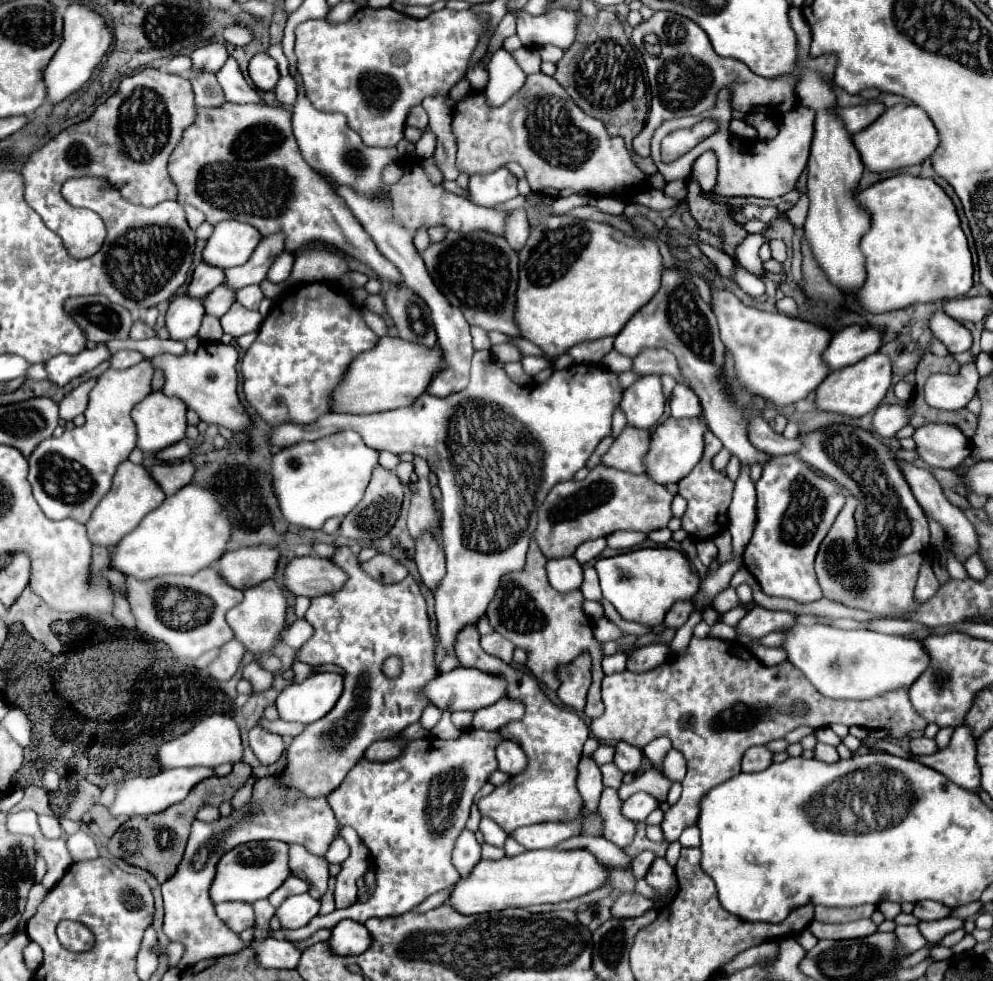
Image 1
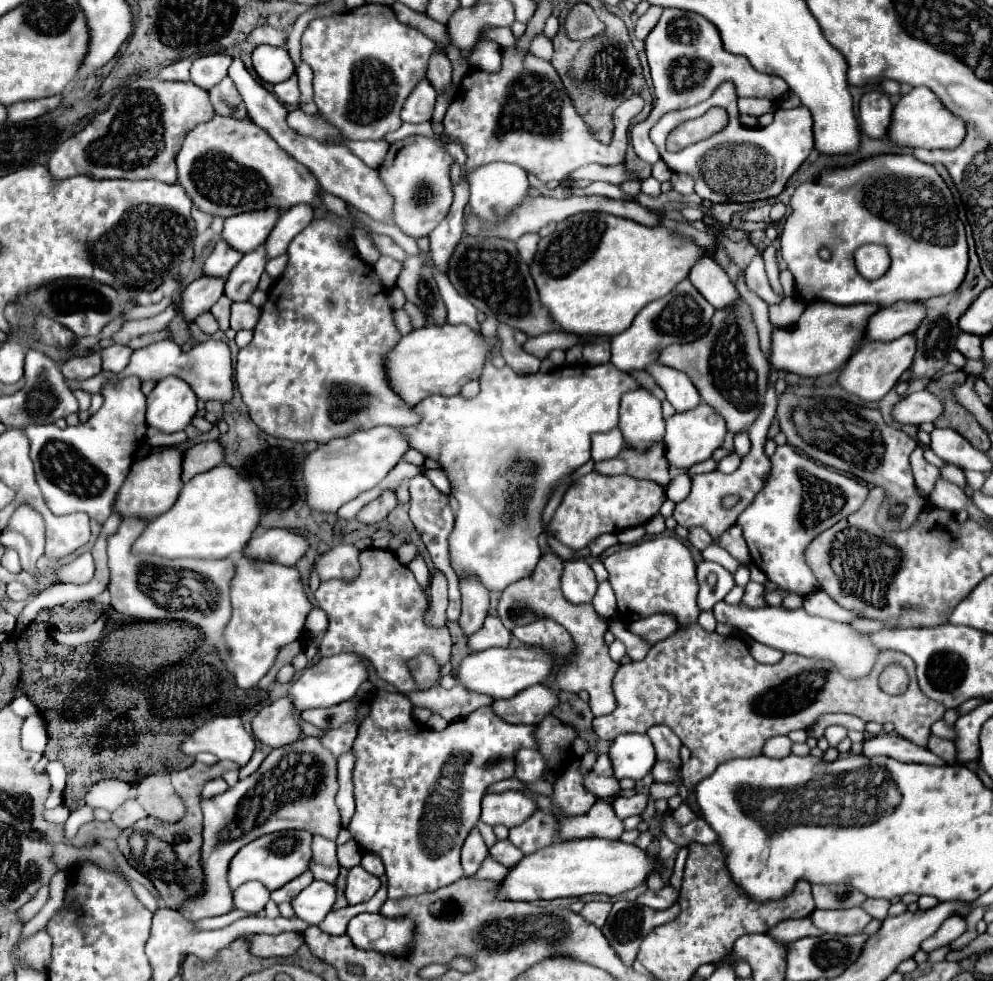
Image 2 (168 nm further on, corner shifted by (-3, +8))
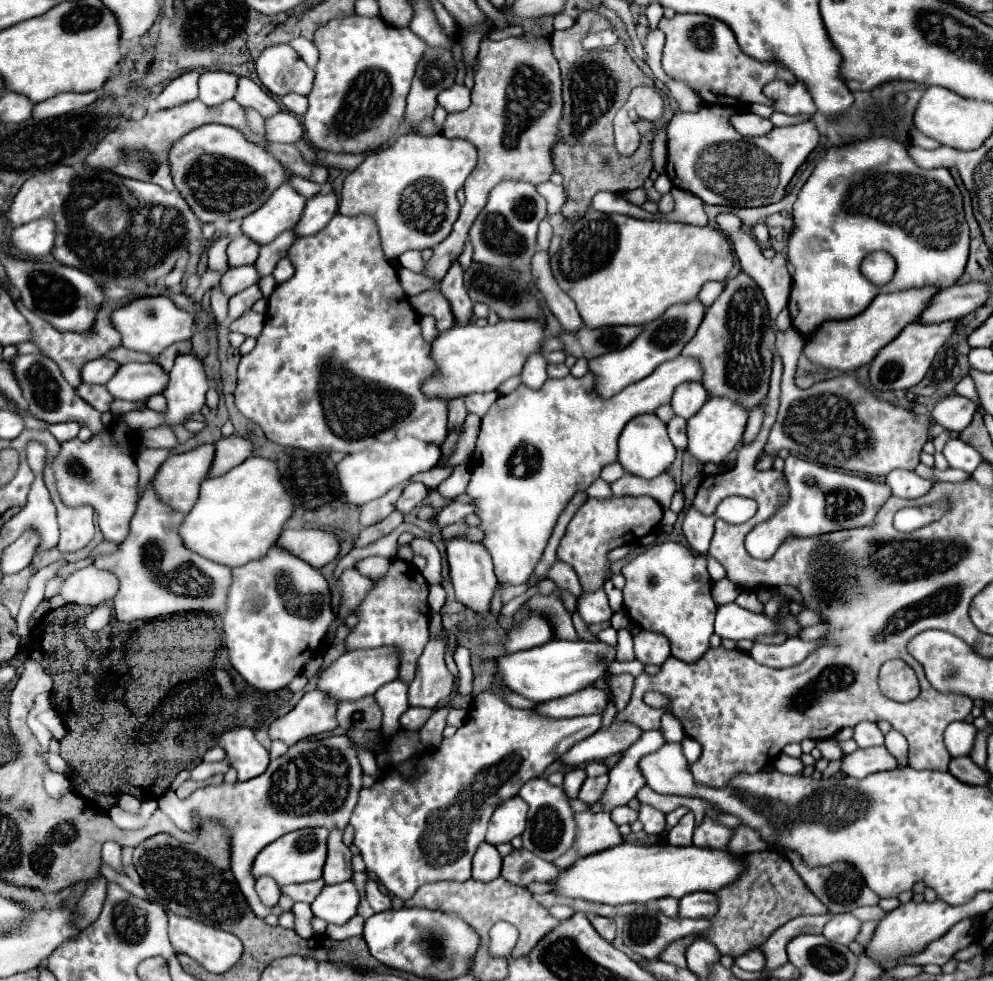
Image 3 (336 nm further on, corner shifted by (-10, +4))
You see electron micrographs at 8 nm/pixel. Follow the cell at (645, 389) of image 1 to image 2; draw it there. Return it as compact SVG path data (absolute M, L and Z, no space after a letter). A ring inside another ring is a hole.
M640 388L622 396L618 428L628 448L646 452L652 444L664 438L664 418L660 400Z

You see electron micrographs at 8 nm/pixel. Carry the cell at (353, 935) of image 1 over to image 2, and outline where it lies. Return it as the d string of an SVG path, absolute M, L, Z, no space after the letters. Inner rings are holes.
M358 914L346 932L356 948L406 956L414 942L414 922L410 918L384 918L382 914Z

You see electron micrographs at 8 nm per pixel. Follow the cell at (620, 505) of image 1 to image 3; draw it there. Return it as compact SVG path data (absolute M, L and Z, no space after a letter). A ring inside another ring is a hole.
M611 496L611 498L589 498L573 516L567 526L565 536L557 548L557 558L577 572L583 590L597 590L603 586L609 570L607 552L623 546L635 544L649 532L653 532L663 516L663 508L651 496Z

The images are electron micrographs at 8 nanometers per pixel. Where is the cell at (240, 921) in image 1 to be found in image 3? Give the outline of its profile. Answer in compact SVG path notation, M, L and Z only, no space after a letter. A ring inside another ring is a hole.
M263 876L263 878L259 878L257 882L255 882L255 890L257 890L257 894L259 894L259 898L261 898L261 902L265 904L265 906L275 906L277 904L277 900L279 900L279 896L281 896L281 892L279 892L279 886L275 884L275 880L273 878L269 878L269 876Z

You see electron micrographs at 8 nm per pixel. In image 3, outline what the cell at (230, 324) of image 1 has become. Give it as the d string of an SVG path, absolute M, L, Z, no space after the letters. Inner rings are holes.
M253 310L245 312L241 318L237 318L235 322L229 324L231 332L241 332L245 336L253 336L257 338L261 334L261 328L263 328L263 322L265 322L265 316L263 314L257 314Z

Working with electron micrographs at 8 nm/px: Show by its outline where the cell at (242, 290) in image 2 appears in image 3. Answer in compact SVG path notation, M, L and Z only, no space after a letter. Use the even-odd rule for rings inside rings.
M287 230L287 232L283 232L283 234L279 234L271 244L261 246L259 258L257 258L257 262L255 262L257 274L259 274L261 278L269 276L269 274L273 272L273 268L277 266L277 262L279 262L283 256L287 256L287 250L289 250L289 246L293 244L293 240L295 240L293 230Z

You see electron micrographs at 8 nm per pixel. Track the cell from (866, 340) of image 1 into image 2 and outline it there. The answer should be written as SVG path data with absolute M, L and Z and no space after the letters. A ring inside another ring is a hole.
M898 302L878 310L868 324L868 340L894 340L898 336L914 332L926 318L926 306L922 302Z

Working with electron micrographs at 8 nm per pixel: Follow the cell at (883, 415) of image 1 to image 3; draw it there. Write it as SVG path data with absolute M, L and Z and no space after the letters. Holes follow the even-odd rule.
M953 394L953 396L945 396L945 400L939 400L935 404L935 408L931 410L931 418L933 422L941 424L945 430L961 432L973 418L975 410L977 404L973 404L969 398Z

